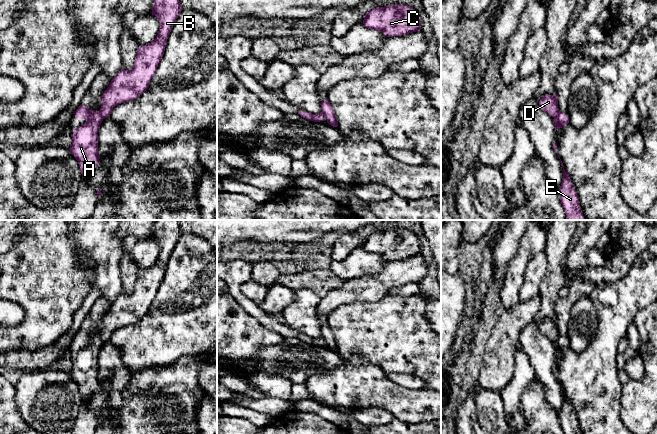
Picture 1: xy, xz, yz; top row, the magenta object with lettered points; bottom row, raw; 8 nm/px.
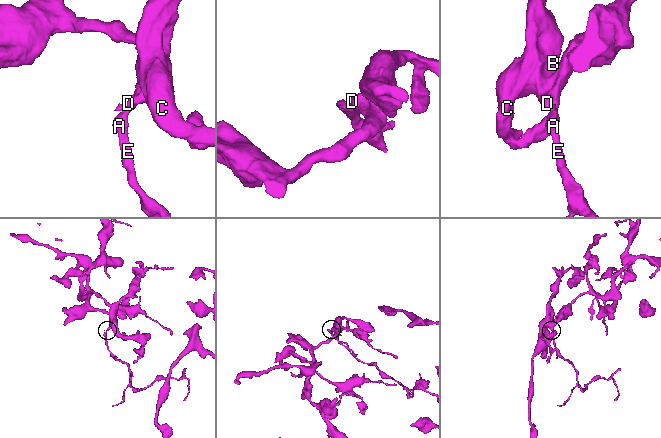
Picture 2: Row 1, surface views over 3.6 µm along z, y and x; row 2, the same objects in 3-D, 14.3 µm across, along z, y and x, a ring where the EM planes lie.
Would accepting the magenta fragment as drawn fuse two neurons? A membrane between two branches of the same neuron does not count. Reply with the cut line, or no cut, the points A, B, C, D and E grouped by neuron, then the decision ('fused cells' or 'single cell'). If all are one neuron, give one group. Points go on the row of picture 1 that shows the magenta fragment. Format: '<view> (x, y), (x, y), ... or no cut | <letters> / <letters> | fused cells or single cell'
xy (98, 111), (103, 118) | A E / B C D | fused cells

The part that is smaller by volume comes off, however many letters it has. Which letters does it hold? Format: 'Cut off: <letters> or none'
Cut off: A, E

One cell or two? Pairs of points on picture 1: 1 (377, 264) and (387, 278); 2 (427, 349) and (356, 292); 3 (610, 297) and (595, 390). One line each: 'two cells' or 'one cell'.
1: two cells
2: two cells
3: one cell

